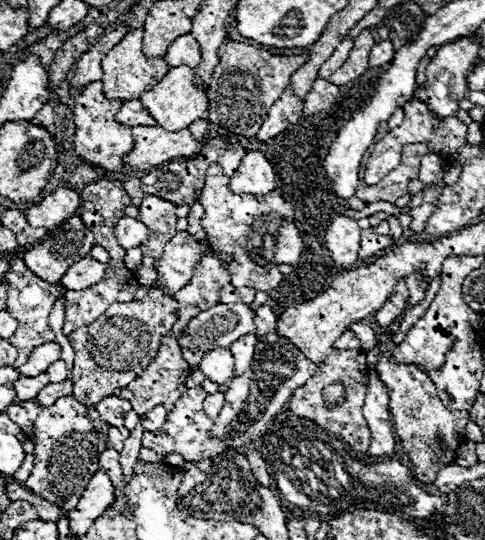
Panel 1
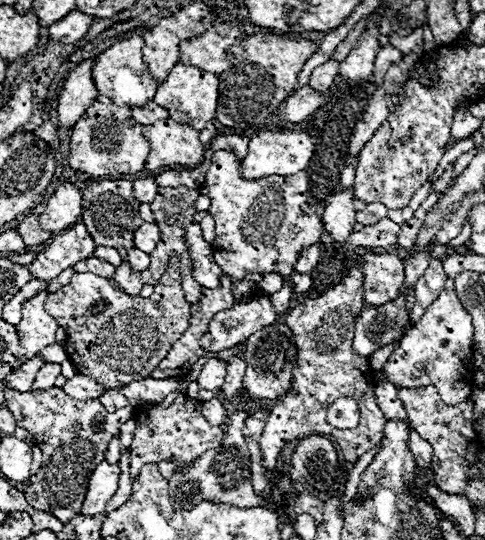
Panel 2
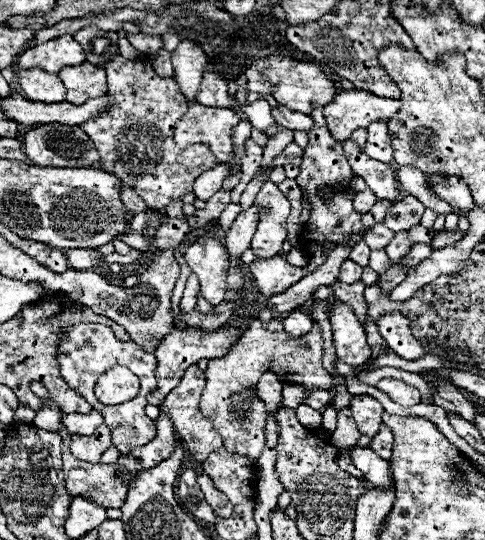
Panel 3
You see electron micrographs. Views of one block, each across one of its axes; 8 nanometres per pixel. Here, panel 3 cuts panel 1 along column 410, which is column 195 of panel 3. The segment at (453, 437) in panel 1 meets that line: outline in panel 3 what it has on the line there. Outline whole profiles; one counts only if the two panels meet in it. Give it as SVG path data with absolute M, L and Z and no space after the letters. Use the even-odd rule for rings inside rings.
M190 366L186 370L186 374L182 376L180 384L164 398L164 402L160 404L160 414L170 416L174 430L178 432L178 436L182 438L186 450L190 452L190 456L194 458L194 462L202 464L206 460L206 456L214 450L218 450L222 446L222 436L214 430L212 420L208 420L202 412L200 412L200 394L204 390L204 372L198 366Z

